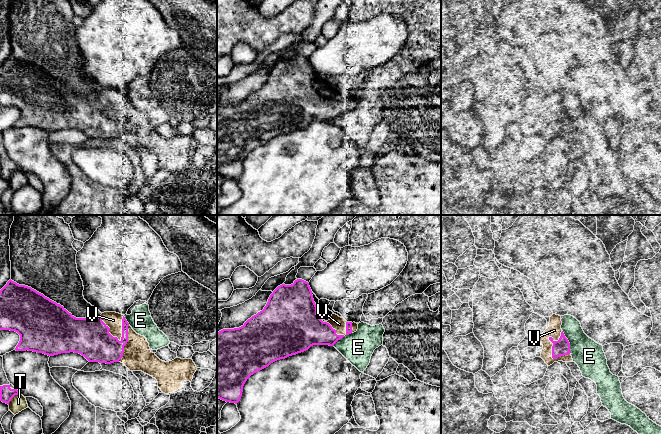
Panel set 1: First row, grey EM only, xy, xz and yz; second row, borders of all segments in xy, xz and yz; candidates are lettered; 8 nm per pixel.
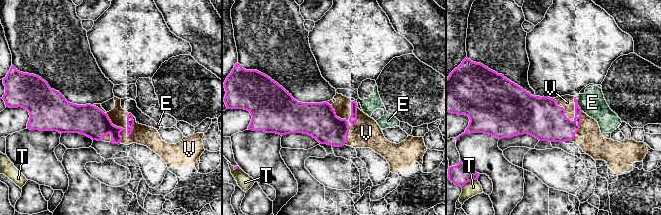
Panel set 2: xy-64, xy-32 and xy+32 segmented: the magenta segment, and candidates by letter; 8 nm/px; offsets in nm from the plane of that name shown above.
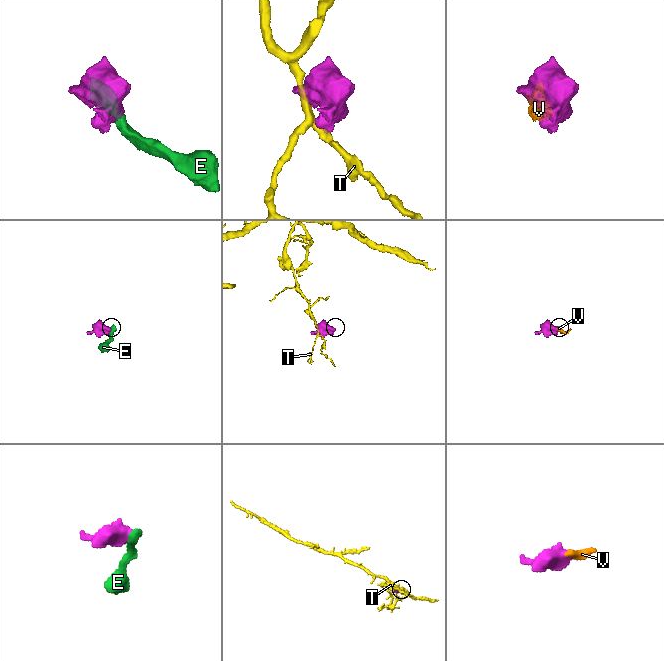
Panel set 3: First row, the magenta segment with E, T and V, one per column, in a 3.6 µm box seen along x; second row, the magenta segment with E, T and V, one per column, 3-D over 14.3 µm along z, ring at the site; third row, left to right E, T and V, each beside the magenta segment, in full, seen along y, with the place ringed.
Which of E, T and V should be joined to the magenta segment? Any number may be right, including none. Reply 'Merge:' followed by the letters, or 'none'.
Merge: V

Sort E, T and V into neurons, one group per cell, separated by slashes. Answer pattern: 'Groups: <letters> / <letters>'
Groups: E / T / V

